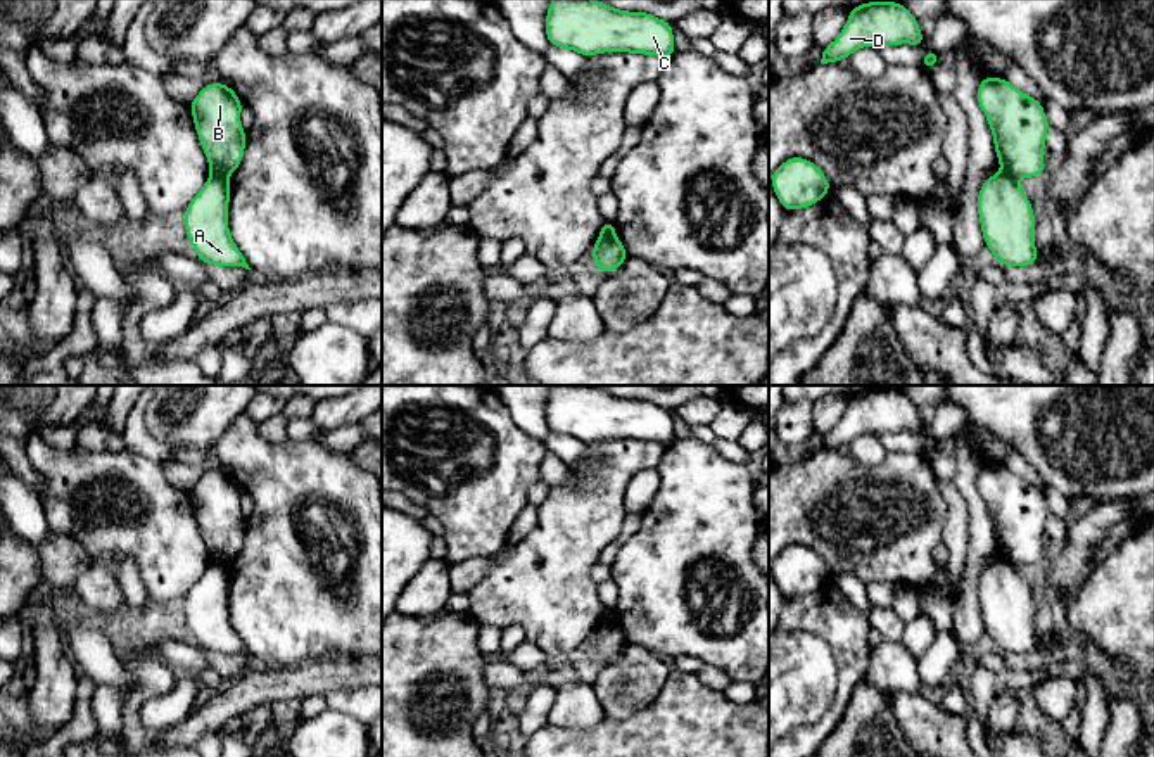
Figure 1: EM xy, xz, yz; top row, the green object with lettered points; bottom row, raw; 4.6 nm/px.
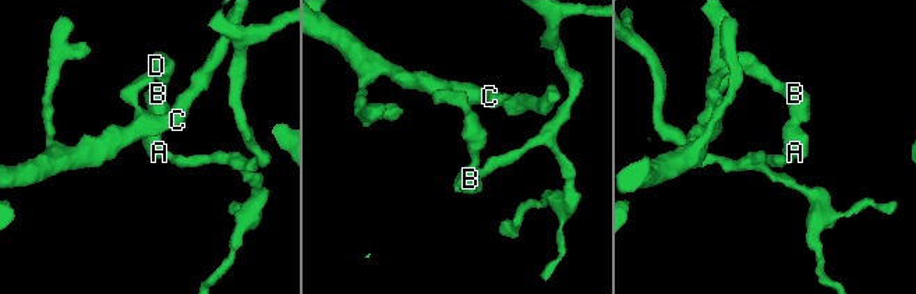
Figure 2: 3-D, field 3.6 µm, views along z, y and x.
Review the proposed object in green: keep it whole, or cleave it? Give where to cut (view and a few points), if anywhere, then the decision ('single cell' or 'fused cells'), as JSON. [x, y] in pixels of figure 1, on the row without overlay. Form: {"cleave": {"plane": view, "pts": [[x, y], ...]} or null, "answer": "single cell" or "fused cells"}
{"cleave": {"plane": "xy", "pts": [[211, 559], [227, 566]]}, "answer": "fused cells"}

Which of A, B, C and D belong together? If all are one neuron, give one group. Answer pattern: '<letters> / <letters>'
A / B C D

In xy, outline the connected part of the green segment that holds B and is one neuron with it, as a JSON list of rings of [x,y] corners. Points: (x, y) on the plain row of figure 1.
[[[219,468],[202,474],[188,494],[211,560],[228,565],[244,546],[242,487]]]

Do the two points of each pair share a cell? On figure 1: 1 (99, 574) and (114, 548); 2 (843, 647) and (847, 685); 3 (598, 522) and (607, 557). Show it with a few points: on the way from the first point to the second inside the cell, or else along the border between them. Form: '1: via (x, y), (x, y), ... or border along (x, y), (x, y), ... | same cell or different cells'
1: border along (94, 560), (104, 560), (114, 578) | different cells
2: via (847, 655), (847, 676) | same cell
3: border along (627, 514), (622, 529), (596, 560) | different cells

